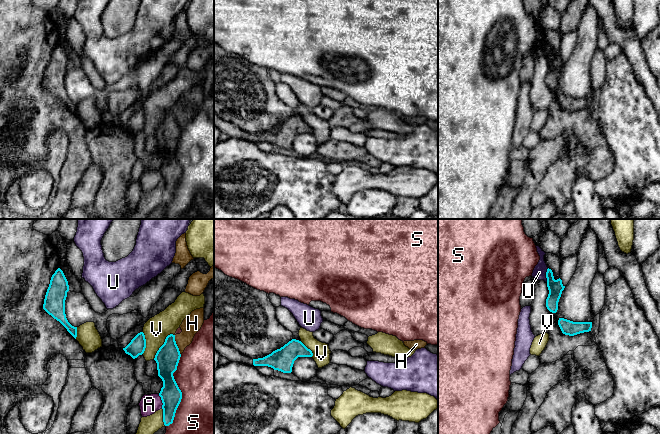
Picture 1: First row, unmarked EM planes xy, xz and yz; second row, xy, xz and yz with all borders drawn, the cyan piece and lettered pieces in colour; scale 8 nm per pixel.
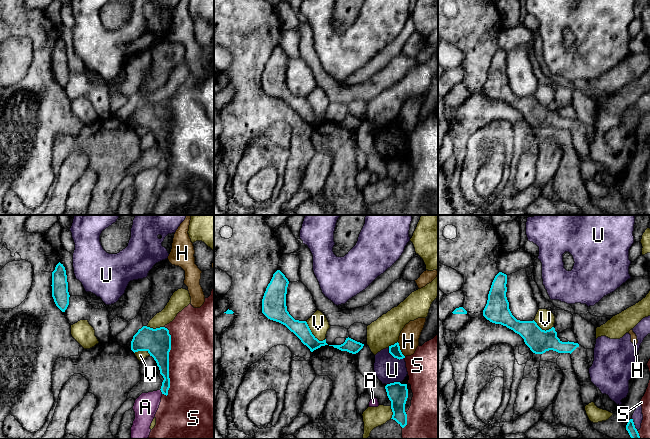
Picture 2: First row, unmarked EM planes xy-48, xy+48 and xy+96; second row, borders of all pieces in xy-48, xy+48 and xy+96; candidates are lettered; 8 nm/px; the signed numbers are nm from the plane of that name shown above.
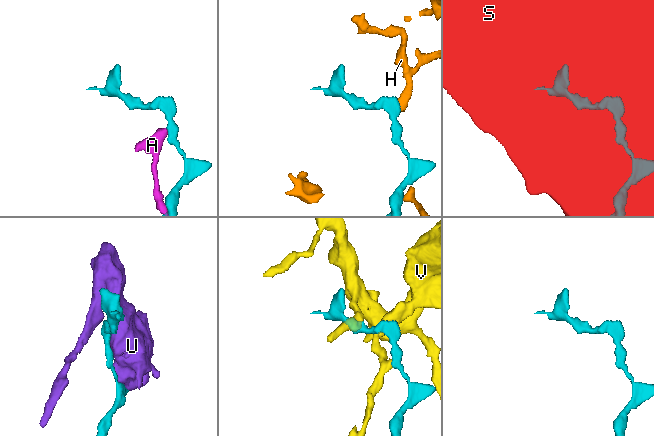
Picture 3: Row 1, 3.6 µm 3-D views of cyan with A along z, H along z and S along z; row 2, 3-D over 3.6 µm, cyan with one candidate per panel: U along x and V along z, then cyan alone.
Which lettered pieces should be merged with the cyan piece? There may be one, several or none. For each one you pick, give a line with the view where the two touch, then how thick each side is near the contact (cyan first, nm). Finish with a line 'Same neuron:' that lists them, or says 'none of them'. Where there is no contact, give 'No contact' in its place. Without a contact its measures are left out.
Same neuron: none of them

